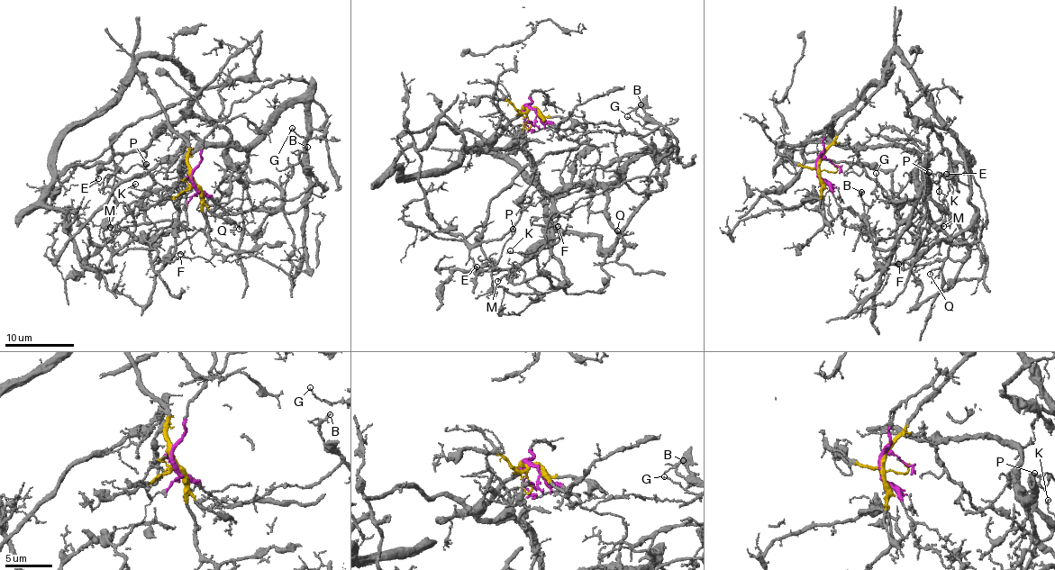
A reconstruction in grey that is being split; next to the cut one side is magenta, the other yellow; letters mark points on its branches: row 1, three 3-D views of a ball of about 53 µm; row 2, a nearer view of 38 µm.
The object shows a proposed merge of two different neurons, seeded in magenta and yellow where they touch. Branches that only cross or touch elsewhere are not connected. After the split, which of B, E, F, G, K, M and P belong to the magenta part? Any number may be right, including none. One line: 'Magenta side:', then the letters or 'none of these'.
Magenta side: B, F, G, K, M

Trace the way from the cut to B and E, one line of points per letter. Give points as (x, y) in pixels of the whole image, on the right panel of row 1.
B: (816, 164), (817, 174), (842, 210), (840, 214), (845, 228), (854, 226), (866, 241), (868, 228), (861, 192)
E: (816, 164), (874, 92), (888, 58), (896, 50), (959, 149), (965, 153), (970, 171), (960, 161), (947, 175)

